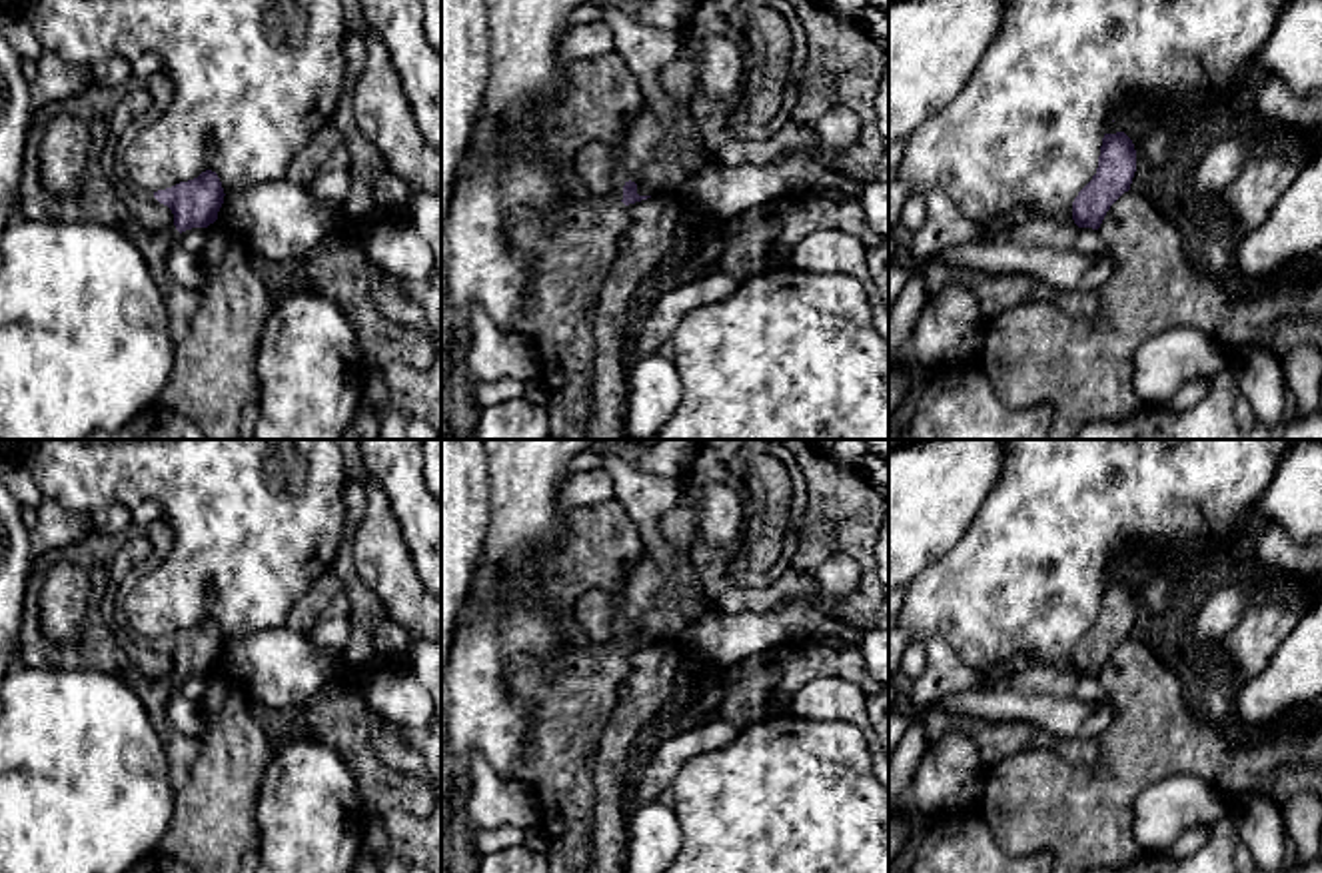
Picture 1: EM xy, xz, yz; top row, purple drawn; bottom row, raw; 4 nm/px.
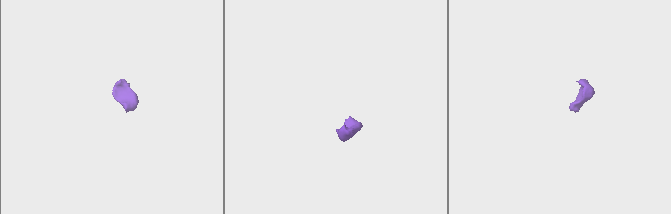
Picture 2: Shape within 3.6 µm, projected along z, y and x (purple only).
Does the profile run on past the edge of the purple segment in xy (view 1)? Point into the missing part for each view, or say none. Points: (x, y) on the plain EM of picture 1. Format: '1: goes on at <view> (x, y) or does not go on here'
1: does not go on here

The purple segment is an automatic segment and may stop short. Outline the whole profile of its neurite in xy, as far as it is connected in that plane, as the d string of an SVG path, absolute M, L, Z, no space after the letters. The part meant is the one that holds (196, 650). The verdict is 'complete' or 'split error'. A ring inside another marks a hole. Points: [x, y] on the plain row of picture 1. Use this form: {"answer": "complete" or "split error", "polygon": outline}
{"answer": "complete", "polygon": "M212 617L202 619L194 627L154 639L154 645L172 657L174 673L180 681L214 671L224 643L222 629Z"}

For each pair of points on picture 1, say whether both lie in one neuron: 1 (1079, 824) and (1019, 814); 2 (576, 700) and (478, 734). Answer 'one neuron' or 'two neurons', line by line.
1: one neuron
2: two neurons

